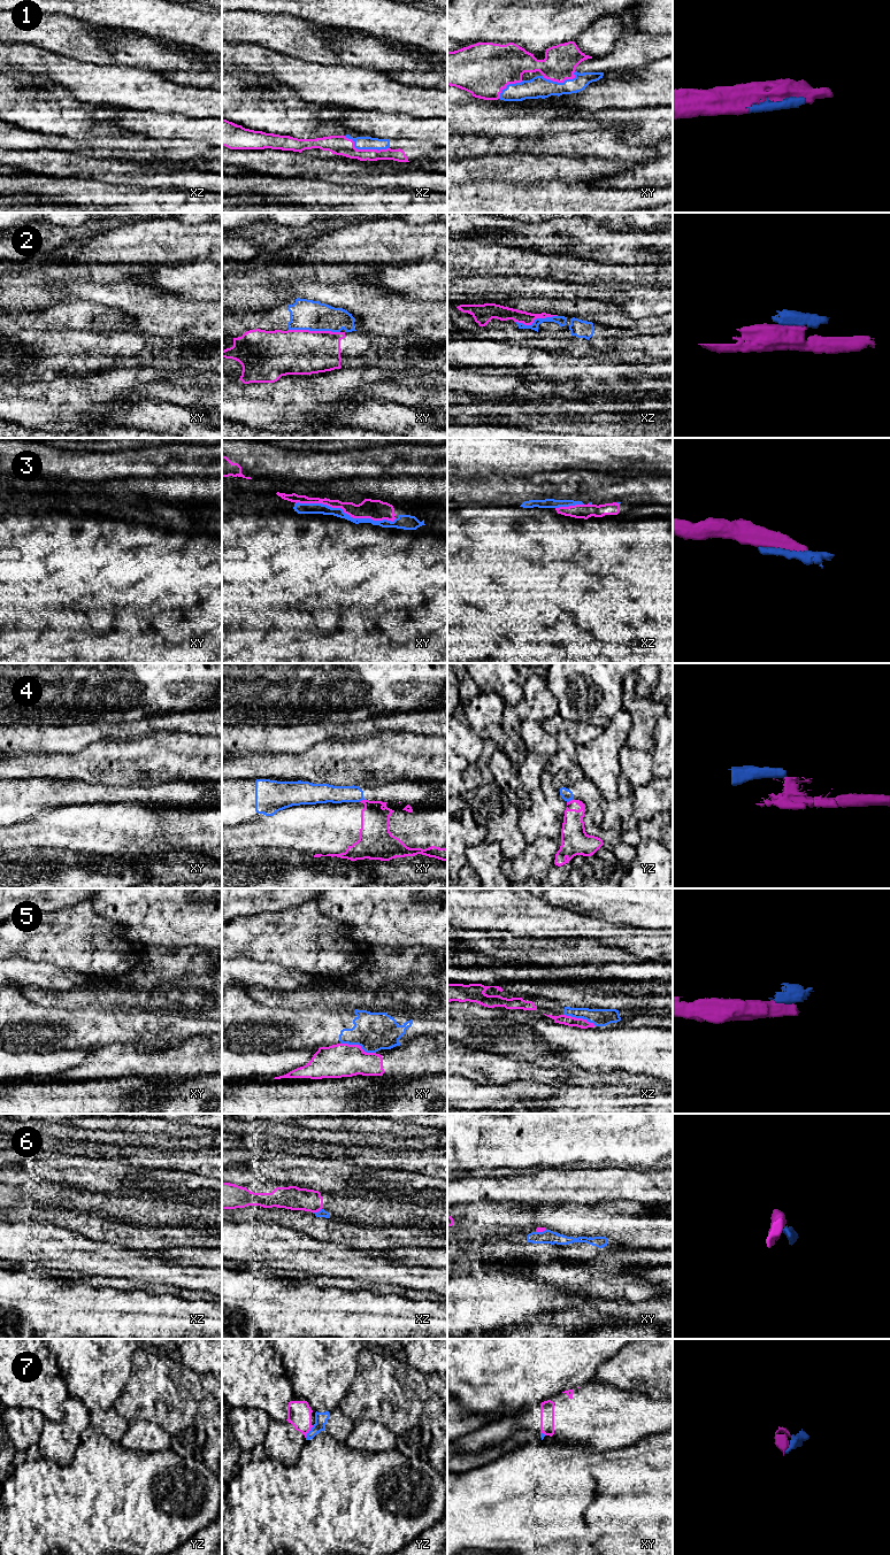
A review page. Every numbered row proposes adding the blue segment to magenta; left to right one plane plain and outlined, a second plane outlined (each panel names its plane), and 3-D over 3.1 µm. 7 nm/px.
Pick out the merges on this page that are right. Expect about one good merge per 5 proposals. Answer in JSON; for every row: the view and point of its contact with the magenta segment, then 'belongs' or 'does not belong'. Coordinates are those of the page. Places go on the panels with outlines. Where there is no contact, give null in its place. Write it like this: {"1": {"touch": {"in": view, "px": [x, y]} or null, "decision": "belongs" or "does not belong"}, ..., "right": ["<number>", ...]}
{"1": {"touch": {"in": "xz", "px": [365, 149]}, "decision": "belongs"}, "2": {"touch": {"in": "xy", "px": [314, 331]}, "decision": "does not belong"}, "3": {"touch": {"in": "xy", "px": [346, 513]}, "decision": "belongs"}, "4": {"touch": {"in": "xy", "px": [362, 800]}, "decision": "does not belong"}, "5": {"touch": {"in": "xy", "px": [358, 1045]}, "decision": "does not belong"}, "6": {"touch": {"in": "xz", "px": [316, 1211]}, "decision": "does not belong"}, "7": {"touch": {"in": "yz", "px": [309, 1430]}, "decision": "does not belong"}, "right": ["1", "3"]}

